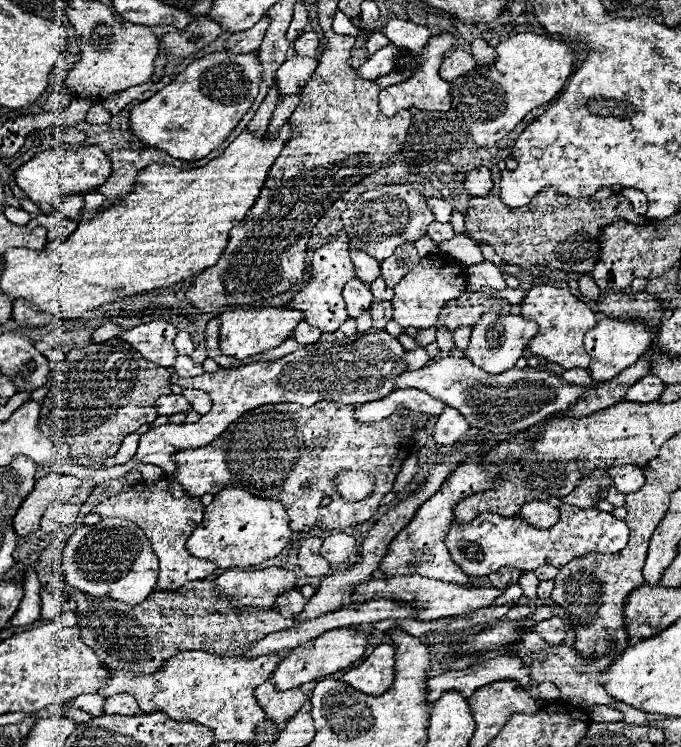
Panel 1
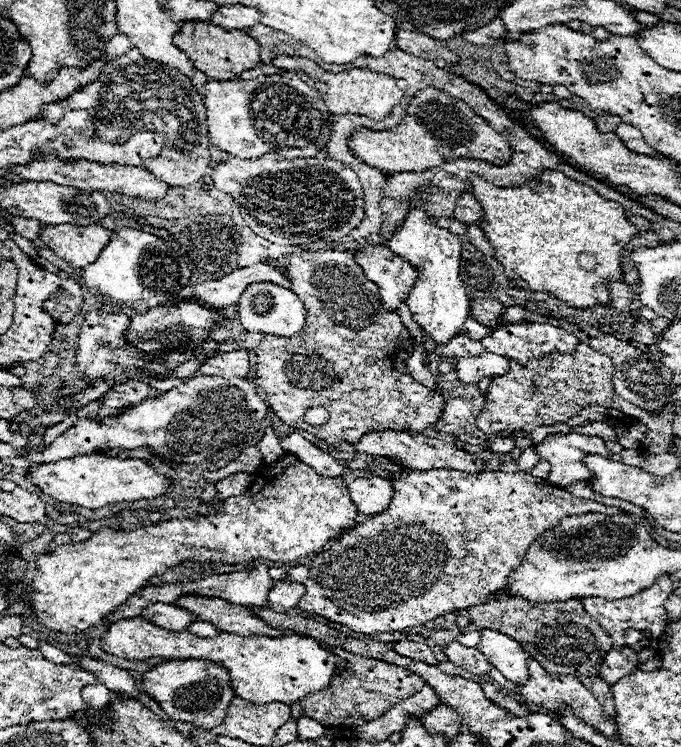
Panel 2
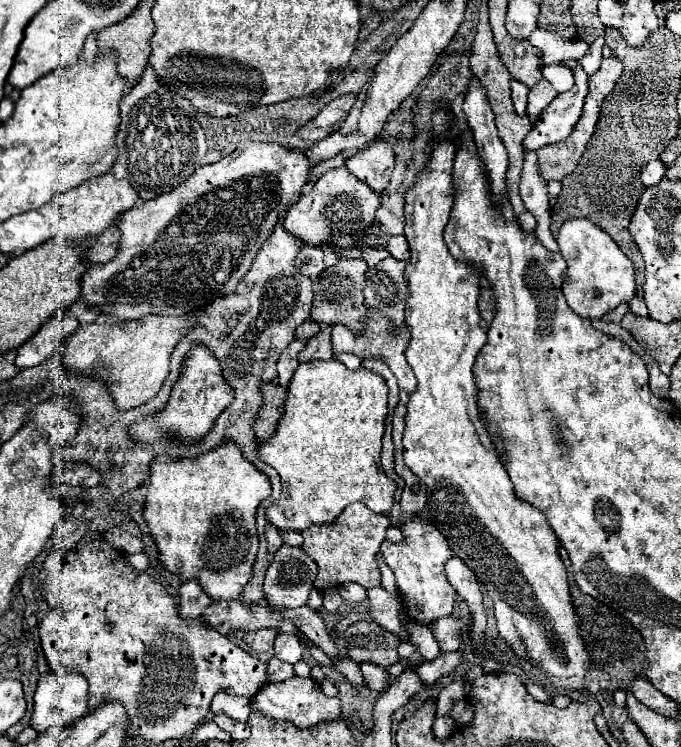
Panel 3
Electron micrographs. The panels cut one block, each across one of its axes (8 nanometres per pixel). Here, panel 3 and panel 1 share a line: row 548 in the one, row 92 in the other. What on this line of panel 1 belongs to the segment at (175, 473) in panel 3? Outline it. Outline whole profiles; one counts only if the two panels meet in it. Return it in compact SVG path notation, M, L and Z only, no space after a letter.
M214 52L192 62L174 82L140 102L130 112L130 132L148 148L164 150L178 160L200 160L216 150L254 104L260 86L256 54Z

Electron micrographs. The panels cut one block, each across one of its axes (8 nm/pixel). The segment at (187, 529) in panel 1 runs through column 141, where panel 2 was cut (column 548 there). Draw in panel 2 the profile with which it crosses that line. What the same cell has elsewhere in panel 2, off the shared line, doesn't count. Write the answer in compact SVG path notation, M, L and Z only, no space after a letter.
M410 470L394 472L388 478L394 486L390 506L362 524L356 524L352 530L330 542L328 550L314 556L310 576L304 582L306 594L298 602L298 608L310 614L324 616L354 632L370 636L380 632L400 632L442 614L490 602L494 592L506 586L510 570L520 566L528 544L538 538L538 534L558 524L564 516L586 512L600 512L608 516L620 514L618 508L578 498L524 472L468 474L460 470Z

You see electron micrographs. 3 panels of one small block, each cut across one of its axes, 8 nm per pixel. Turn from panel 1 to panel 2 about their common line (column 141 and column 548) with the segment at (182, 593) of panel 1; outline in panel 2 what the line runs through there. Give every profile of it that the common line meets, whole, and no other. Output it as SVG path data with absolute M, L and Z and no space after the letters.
M498 598L476 608L470 608L472 624L482 630L498 630L512 636L524 652L528 652L546 672L552 674L572 674L572 676L600 676L600 664L608 650L612 650L612 640L604 628L586 614L580 600L566 602L544 602L532 604L520 598Z

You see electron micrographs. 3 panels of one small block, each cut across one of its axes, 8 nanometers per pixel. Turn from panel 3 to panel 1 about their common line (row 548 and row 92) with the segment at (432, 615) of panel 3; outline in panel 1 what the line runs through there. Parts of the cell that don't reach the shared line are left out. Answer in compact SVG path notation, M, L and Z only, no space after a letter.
M424 50L420 54L420 66L416 68L416 72L412 72L412 76L408 80L394 84L394 86L388 86L386 90L380 92L380 112L388 118L400 110L410 110L410 108L448 112L452 108L452 96L450 96L450 84L444 84L444 80L438 74L442 60L444 60L442 52Z

